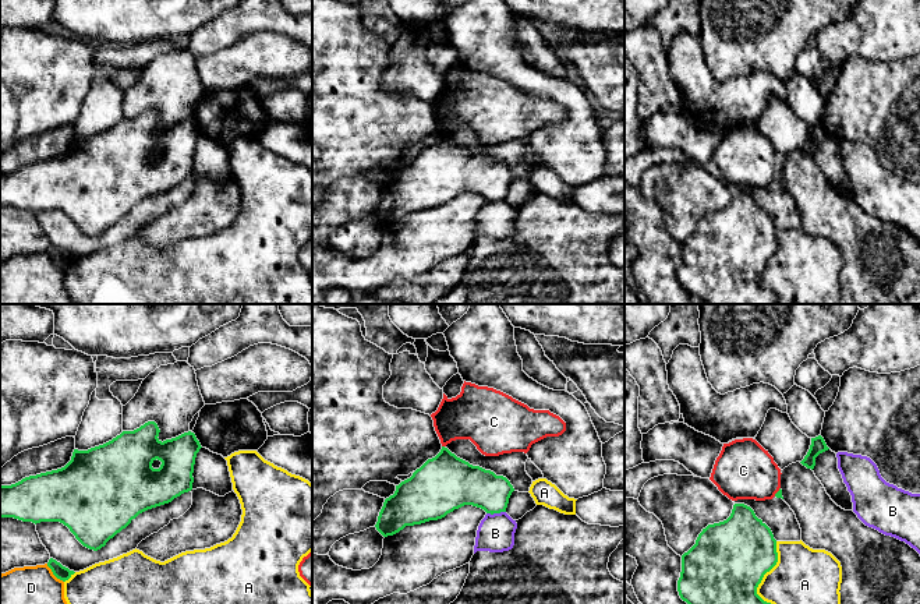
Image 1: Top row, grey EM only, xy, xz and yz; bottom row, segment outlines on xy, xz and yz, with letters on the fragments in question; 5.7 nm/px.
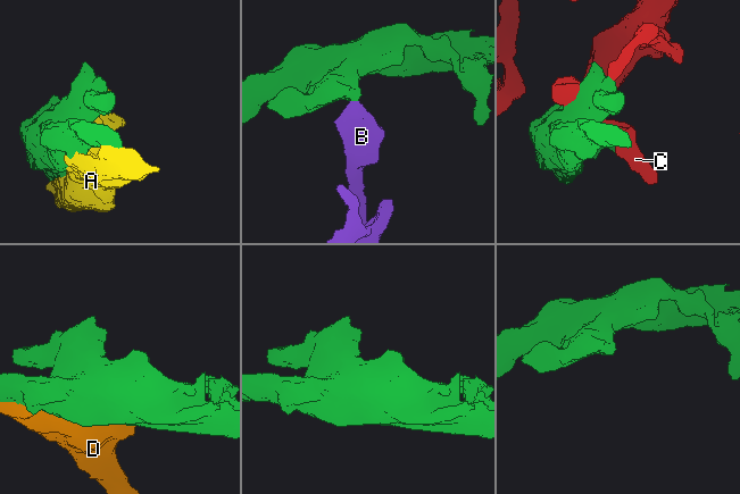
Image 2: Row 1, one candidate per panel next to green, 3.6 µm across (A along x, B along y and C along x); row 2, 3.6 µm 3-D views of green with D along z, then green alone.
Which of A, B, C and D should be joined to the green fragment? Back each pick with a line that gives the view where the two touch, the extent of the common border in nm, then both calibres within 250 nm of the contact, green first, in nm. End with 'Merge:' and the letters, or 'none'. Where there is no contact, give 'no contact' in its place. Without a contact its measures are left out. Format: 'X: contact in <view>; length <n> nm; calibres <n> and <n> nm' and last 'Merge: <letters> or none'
Merge: none

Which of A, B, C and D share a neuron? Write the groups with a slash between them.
A / B / C / D

